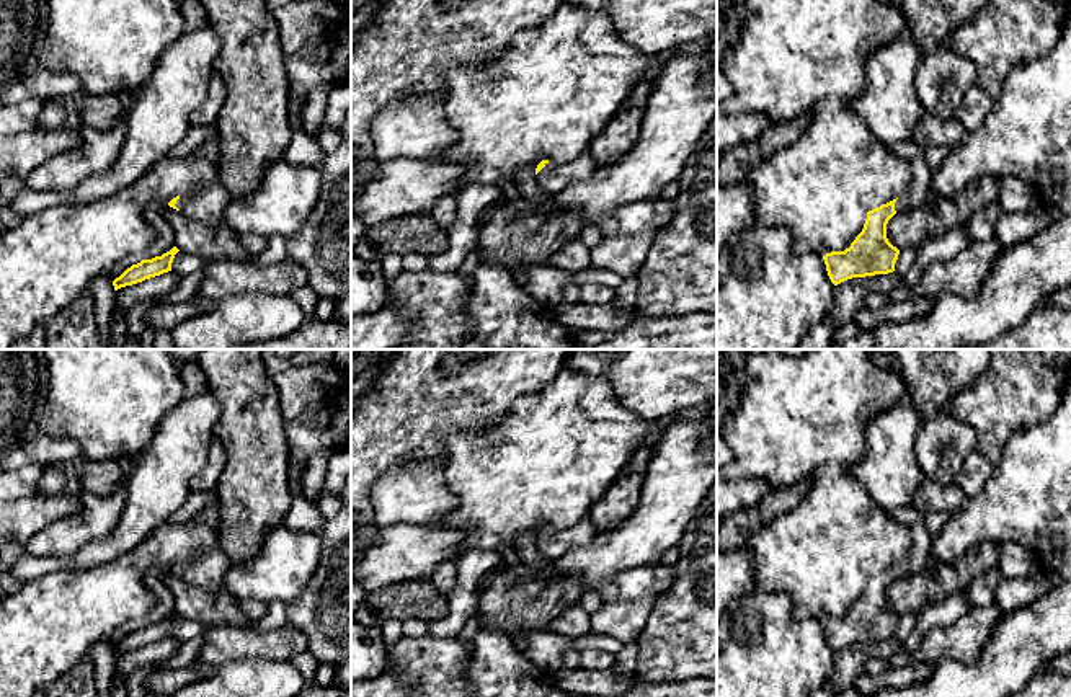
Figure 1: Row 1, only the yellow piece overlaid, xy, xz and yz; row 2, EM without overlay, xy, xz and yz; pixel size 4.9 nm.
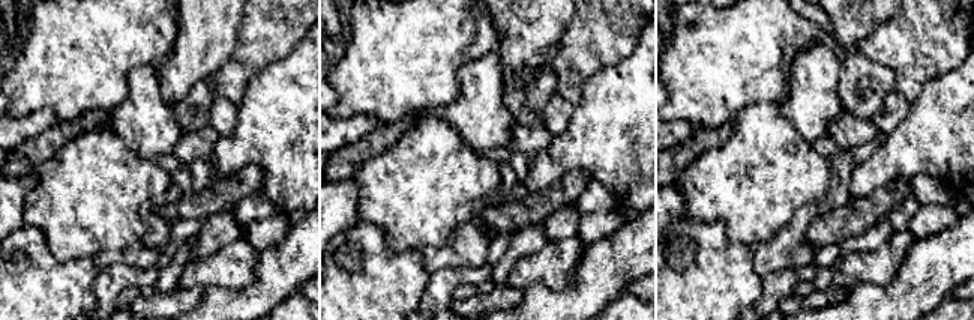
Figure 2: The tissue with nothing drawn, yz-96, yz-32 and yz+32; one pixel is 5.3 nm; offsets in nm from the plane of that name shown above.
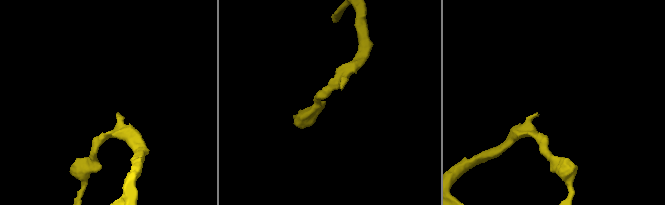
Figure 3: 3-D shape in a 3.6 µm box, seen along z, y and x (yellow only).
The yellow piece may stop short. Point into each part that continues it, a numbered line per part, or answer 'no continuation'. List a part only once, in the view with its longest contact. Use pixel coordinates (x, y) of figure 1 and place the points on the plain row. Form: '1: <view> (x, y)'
1: xy (208, 572)

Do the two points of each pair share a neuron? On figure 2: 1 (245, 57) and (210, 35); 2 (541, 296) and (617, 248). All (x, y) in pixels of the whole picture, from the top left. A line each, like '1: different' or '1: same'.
1: different
2: same

